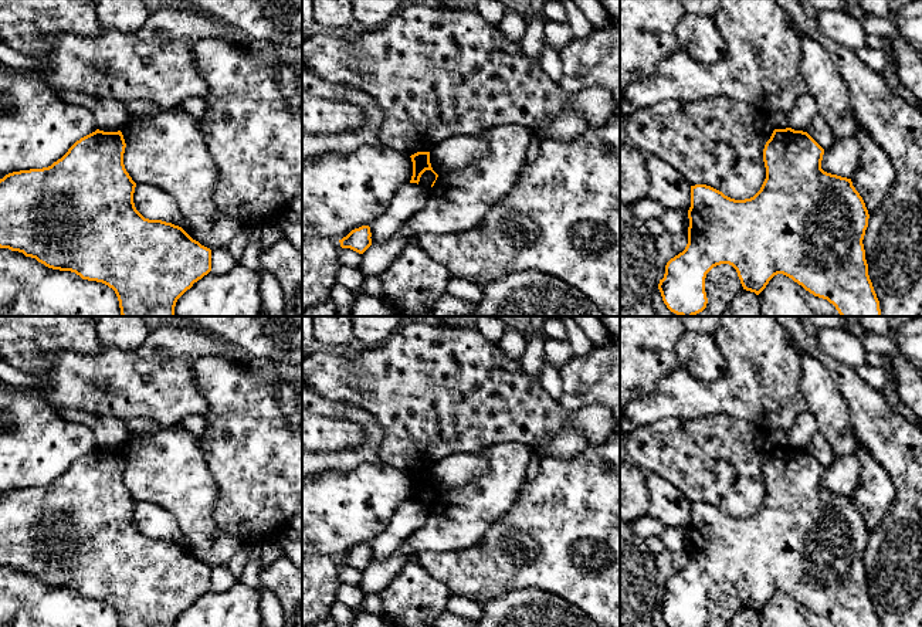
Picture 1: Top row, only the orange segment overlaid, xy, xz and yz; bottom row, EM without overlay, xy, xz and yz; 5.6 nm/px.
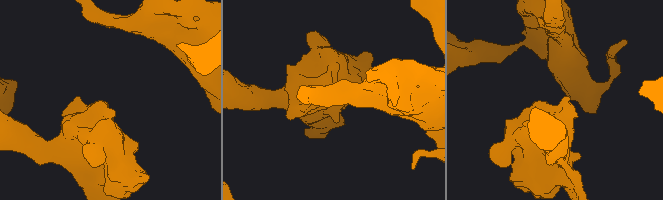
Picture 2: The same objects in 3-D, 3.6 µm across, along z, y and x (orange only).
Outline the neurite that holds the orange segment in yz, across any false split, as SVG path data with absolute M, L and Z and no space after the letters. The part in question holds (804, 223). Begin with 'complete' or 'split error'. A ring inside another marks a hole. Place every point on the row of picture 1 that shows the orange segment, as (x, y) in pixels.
complete; M774 129L763 149L766 179L750 199L735 200L706 186L691 186L688 210L688 244L682 253L665 265L658 289L667 308L681 316L694 316L706 308L706 274L716 265L732 265L743 289L759 295L769 281L783 274L814 296L827 299L841 316L881 316L879 301L868 275L864 235L868 227L868 210L851 179L827 173L821 169L824 149L803 131Z

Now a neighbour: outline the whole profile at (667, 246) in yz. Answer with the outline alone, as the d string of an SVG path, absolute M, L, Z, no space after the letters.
M665 231L654 237L655 245L655 265L658 268L660 279L664 278L667 262L682 253L688 244L688 233L672 234Z

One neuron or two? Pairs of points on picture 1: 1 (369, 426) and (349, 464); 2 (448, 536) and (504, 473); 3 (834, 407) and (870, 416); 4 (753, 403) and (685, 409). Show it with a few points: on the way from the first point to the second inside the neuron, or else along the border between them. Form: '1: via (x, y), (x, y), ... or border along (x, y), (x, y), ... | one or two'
1: via (370, 436), (370, 443), (359, 454) | one
2: via (463, 521), (495, 488) | one
3: border along (834, 382), (844, 399), (850, 424), (858, 441) | two
4: via (736, 402), (702, 402) | one

